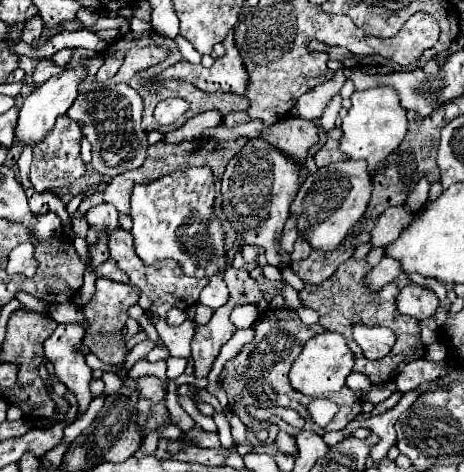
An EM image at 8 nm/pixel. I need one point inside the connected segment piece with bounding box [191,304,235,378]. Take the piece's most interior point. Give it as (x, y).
(208, 339)

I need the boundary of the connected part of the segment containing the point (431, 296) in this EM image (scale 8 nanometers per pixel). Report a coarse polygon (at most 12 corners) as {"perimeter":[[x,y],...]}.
{"perimeter":[[417,284],[397,296],[397,310],[415,320],[435,319],[440,301]]}

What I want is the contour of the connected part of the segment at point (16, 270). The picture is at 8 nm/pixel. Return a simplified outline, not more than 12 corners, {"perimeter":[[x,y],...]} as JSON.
{"perimeter":[[33,242],[9,254],[7,272],[33,277],[37,269]]}

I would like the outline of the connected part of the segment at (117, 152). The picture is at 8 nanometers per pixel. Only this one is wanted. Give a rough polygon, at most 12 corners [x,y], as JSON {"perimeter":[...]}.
{"perimeter":[[129,86],[79,94],[67,112],[107,178],[147,158],[143,98]]}

